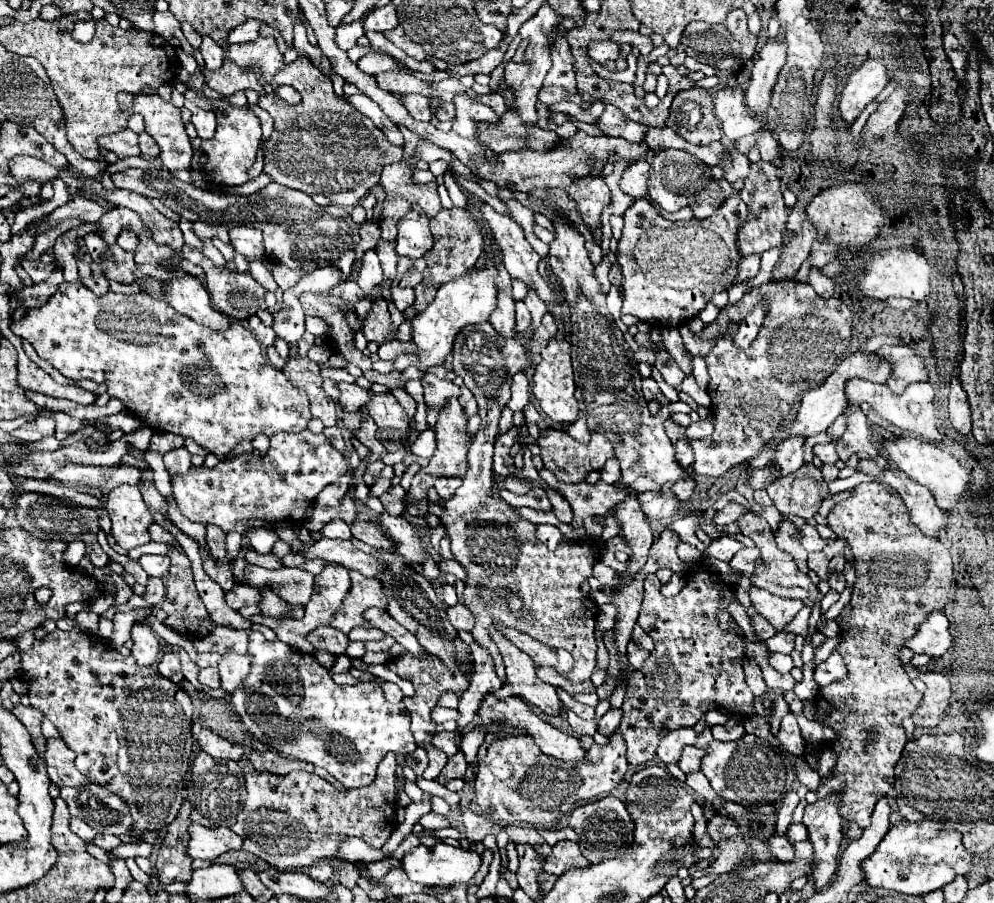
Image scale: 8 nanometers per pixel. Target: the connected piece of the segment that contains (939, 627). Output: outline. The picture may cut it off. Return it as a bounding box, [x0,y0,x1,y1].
[906,611,952,657]

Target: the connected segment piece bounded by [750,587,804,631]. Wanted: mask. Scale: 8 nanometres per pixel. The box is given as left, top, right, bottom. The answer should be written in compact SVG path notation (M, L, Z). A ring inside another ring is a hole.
M750 587L750 601L752 607L758 611L758 615L762 615L776 631L782 631L794 619L794 615L804 607L802 601L782 599L758 587Z

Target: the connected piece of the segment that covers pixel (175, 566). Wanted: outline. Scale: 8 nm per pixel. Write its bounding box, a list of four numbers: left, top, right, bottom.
[164,547,218,639]

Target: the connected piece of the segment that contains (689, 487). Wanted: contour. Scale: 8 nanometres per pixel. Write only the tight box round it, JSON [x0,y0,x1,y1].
[672,479,696,501]

